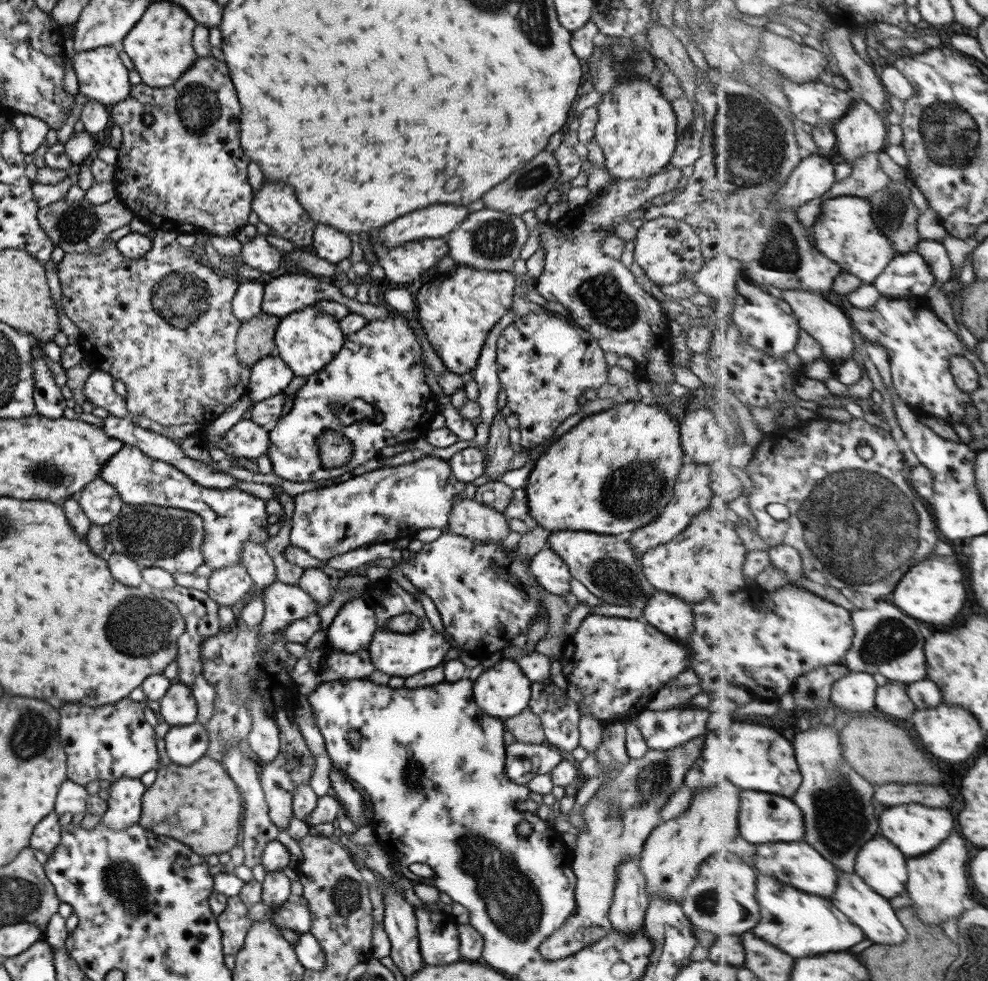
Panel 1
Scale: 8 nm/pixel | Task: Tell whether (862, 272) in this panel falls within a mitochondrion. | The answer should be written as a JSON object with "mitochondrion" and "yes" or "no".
{"mitochondrion":"no"}

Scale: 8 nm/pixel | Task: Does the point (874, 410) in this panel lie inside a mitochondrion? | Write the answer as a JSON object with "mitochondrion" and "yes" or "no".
{"mitochondrion":"no"}

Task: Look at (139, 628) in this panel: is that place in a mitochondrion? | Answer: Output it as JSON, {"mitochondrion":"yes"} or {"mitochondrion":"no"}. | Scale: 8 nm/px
{"mitochondrion":"yes"}

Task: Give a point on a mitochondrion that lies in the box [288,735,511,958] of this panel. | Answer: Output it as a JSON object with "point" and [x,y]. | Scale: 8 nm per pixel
{"point":[346,895]}

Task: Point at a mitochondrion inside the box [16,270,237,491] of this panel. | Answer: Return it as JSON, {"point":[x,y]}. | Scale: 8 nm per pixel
{"point":[41,471]}

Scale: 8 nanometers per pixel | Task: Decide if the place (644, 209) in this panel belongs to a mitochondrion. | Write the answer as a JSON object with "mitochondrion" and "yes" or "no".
{"mitochondrion":"no"}

